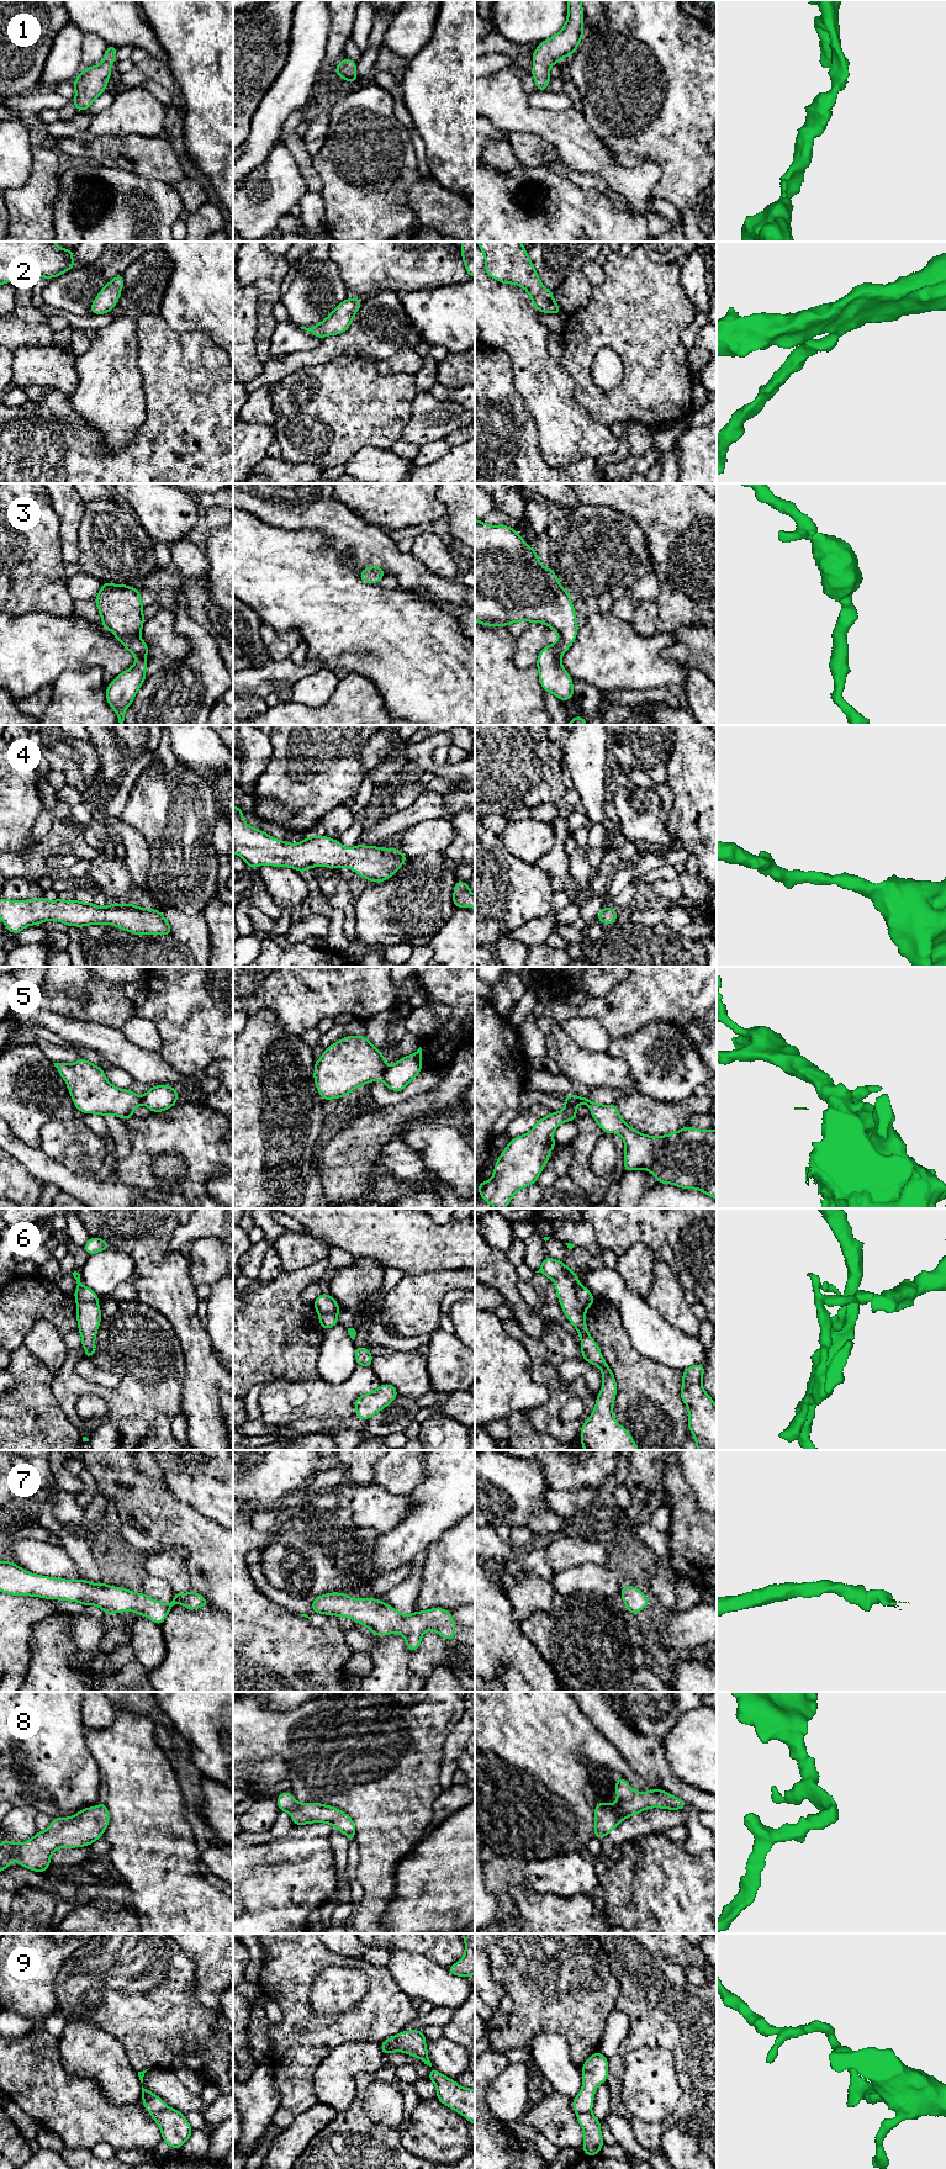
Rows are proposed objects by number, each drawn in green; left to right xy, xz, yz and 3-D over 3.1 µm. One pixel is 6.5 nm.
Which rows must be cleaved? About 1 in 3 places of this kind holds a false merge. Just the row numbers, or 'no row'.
5, 6, 9

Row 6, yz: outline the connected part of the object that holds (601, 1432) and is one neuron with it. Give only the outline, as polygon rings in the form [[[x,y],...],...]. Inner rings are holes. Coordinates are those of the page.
[[[545,1257],[538,1271],[555,1282],[555,1290],[566,1318],[581,1337],[582,1359],[601,1367],[603,1384],[592,1414],[583,1423],[581,1445],[585,1450],[639,1450],[630,1433],[613,1416],[618,1386],[599,1347],[586,1327],[586,1308],[576,1296],[578,1276],[561,1260]]]

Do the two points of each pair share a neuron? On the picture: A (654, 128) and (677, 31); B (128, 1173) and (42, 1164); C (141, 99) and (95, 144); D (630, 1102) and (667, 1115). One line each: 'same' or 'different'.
A: same
B: different
C: different
D: same

